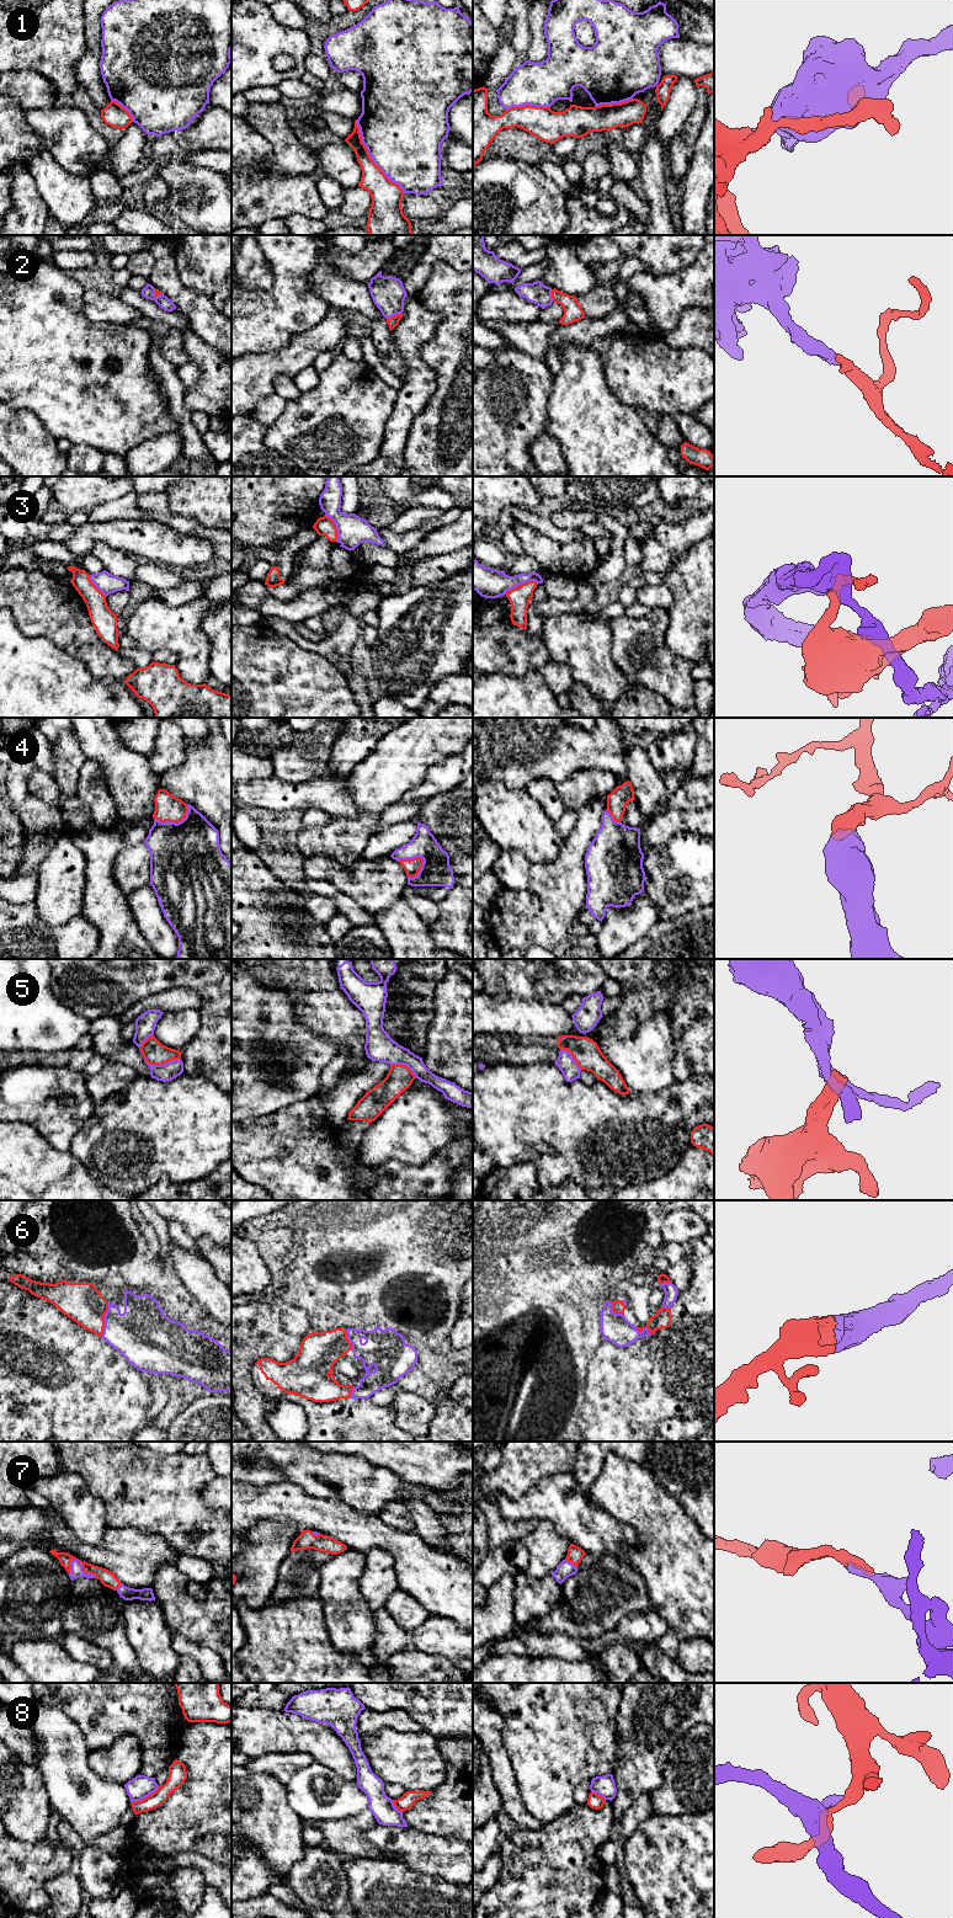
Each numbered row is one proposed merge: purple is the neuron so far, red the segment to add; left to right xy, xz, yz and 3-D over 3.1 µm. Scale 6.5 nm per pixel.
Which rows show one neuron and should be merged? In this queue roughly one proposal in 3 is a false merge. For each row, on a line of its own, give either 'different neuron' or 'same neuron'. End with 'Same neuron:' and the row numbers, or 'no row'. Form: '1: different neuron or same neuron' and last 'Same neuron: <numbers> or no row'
1: different neuron
2: same neuron
3: different neuron
4: same neuron
5: different neuron
6: same neuron
7: same neuron
8: different neuron
Same neuron: 2, 4, 6, 7

